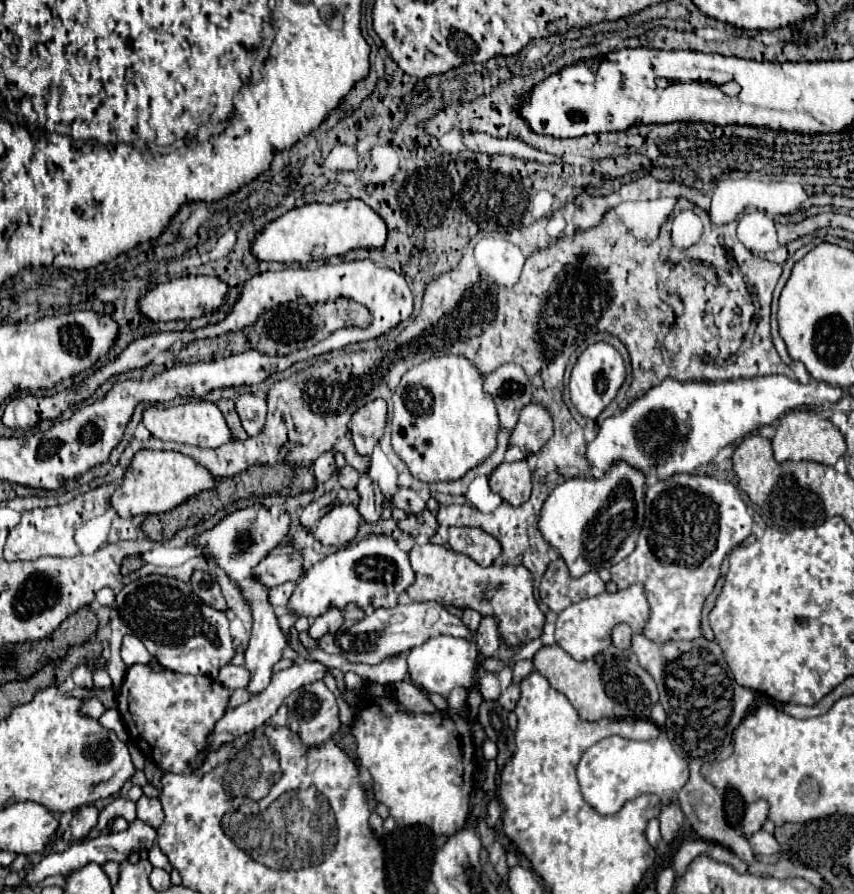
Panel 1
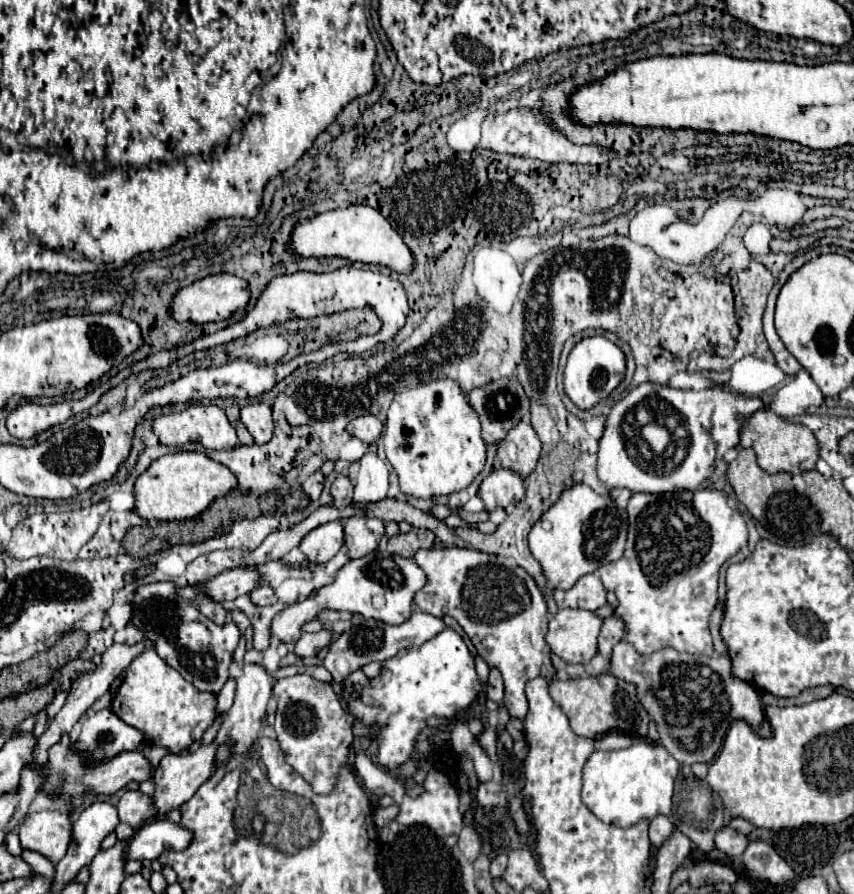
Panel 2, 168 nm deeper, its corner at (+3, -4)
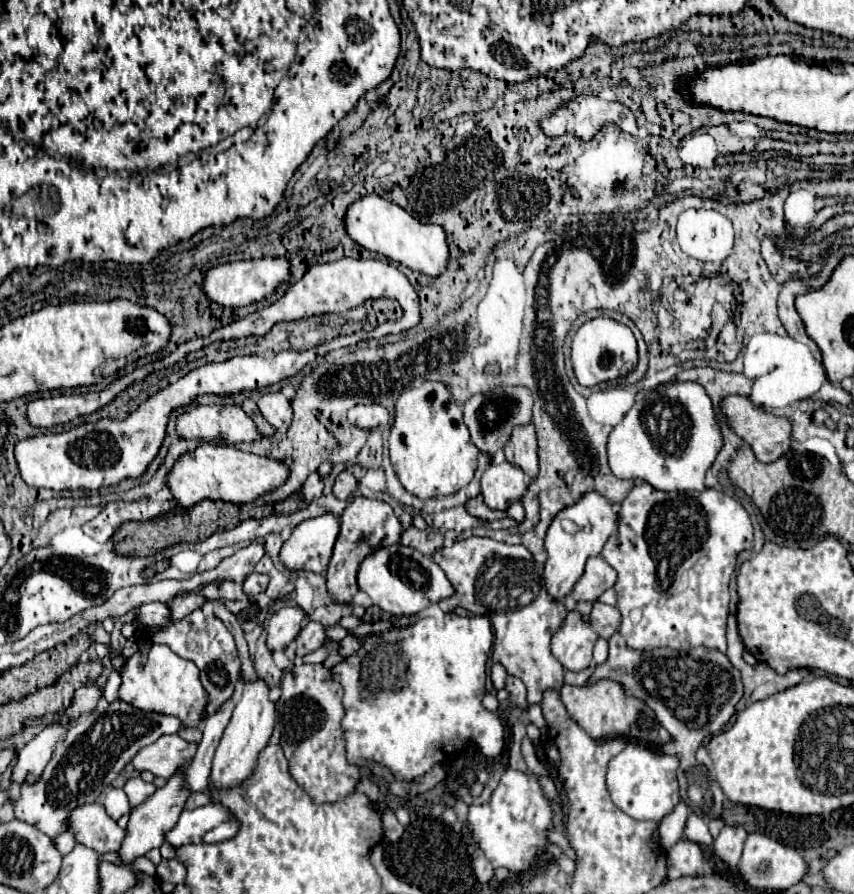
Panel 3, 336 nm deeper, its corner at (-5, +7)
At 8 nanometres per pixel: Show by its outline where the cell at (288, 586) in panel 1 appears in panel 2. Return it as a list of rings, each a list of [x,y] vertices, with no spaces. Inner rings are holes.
[[[260,584],[250,592],[250,600],[258,606],[266,606],[266,604],[274,604],[276,596],[274,596],[274,590],[268,584]]]

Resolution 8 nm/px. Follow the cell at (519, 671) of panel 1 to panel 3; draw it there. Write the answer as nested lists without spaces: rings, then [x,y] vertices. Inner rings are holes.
[[[468,537],[466,541],[456,541],[452,547],[438,549],[432,559],[442,567],[454,587],[452,597],[438,601],[440,609],[450,613],[456,607],[464,607],[474,615],[490,619],[496,639],[492,641],[492,661],[504,665],[510,675],[524,681],[528,705],[540,703],[544,689],[560,689],[564,685],[564,667],[550,651],[550,637],[560,627],[566,607],[548,597],[544,577],[524,545],[508,545],[488,537]]]

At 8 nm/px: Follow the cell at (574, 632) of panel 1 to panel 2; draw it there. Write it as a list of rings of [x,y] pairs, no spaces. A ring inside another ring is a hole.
[[[558,610],[550,620],[546,642],[568,664],[588,664],[596,656],[596,638],[602,618],[588,610]]]

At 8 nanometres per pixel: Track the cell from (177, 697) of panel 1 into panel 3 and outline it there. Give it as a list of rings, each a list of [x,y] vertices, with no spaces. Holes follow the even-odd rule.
[[[152,643],[146,655],[138,651],[126,659],[122,667],[120,699],[142,711],[174,715],[182,721],[182,727],[196,727],[208,705],[208,693],[200,683],[198,667],[192,661],[178,657],[168,645],[160,643]]]

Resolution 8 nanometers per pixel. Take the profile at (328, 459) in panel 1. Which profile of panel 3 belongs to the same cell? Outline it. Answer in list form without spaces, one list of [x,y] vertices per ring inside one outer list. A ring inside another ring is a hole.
[[[312,473],[312,475],[304,481],[304,485],[302,485],[302,491],[304,491],[306,501],[318,499],[320,493],[322,493],[322,489],[324,489],[324,483],[322,483],[322,477],[320,477],[318,473]]]

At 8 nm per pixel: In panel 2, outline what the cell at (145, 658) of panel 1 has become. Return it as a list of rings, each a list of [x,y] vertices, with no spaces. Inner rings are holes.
[[[128,624],[126,628],[122,628],[122,630],[118,630],[116,634],[114,634],[114,642],[124,642],[124,644],[134,644],[136,640],[142,640],[142,632],[140,632],[140,628],[136,628],[136,626],[132,626],[132,624]]]

